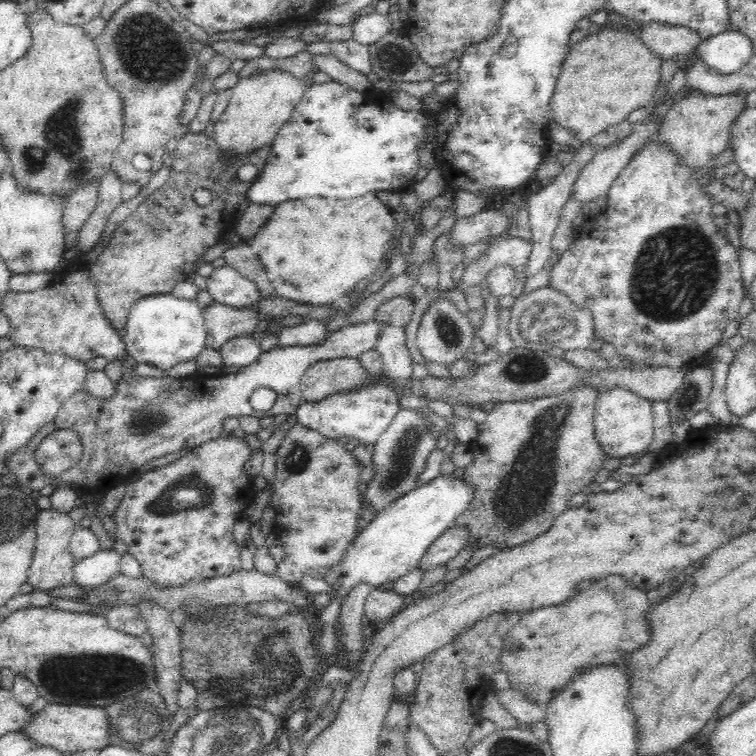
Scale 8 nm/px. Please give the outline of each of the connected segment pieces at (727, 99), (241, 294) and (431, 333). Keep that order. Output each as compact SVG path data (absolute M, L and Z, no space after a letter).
M740 92L724 96L688 94L679 102L670 102L670 109L659 124L658 139L666 143L686 167L696 170L706 168L718 154L728 148L732 124L742 114L746 96L746 93Z
M225 264L216 268L209 278L206 278L207 291L212 299L219 304L235 308L256 306L262 295L260 289L232 266Z
M440 296L428 306L418 327L417 343L420 353L427 361L447 366L463 358L465 352L473 349L474 337L478 332L472 328L466 314L460 313L448 298Z

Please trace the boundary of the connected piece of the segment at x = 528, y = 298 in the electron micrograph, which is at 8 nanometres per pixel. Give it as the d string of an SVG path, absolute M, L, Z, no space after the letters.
M550 286L538 288L528 295L522 292L510 310L512 314L507 328L516 348L547 351L555 345L564 351L584 350L595 340L592 313L575 306L563 292Z

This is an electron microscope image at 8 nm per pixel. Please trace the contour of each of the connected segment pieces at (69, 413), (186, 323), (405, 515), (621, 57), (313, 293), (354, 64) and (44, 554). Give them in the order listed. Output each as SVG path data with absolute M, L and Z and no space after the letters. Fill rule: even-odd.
M371 320L343 326L321 344L277 346L262 352L256 362L242 367L238 372L217 378L197 373L180 379L167 374L161 378L138 377L135 381L126 381L121 377L115 382L115 395L109 399L92 396L82 389L63 402L53 422L40 427L23 447L9 454L4 463L25 489L40 490L47 484L66 486L73 482L86 493L104 492L110 486L116 486L120 476L134 472L134 469L154 458L216 440L224 432L223 421L227 417L252 416L263 419L294 414L304 402L299 381L311 364L328 359L360 357L364 352L376 348L382 327L382 323ZM262 387L272 388L277 394L276 404L268 412L252 410L248 402L250 394ZM59 428L70 428L80 435L82 460L58 476L48 477L37 468L34 451L41 440Z
M156 294L142 298L131 306L125 327L126 336L122 338L122 341L126 344L128 355L135 359L137 363L146 362L164 371L178 364L178 362L196 359L200 352L206 348L203 309L193 299L176 298L171 294Z
M439 474L434 480L418 485L384 506L374 514L373 520L348 544L342 561L322 572L322 578L333 588L337 597L320 610L323 621L320 646L322 656L330 661L336 650L334 623L337 622L342 601L359 582L379 588L384 582L392 582L418 567L420 560L432 542L455 525L456 518L468 508L472 500L472 483L462 477Z
M602 26L598 34L586 36L568 52L550 99L550 118L574 138L589 141L599 132L627 120L633 110L651 104L661 82L662 61L640 40L636 30Z
M372 191L356 200L288 200L272 212L264 226L247 243L264 265L276 296L312 306L332 306L358 282L377 272L386 250L394 241L392 235L396 225L393 209L382 203L377 193Z
M353 38L337 42L314 42L307 44L305 51L311 55L332 55L363 75L368 75L372 72L368 47L356 42Z
M54 509L41 510L36 517L35 522L36 529L36 543L35 543L35 552L34 558L31 562L28 578L26 582L31 584L34 590L40 591L49 591L54 588L67 586L68 584L72 584L73 580L73 566L75 565L74 558L72 557L71 551L69 550L69 542L71 536L74 534L76 529L76 525L72 518L68 515L68 513L63 513Z

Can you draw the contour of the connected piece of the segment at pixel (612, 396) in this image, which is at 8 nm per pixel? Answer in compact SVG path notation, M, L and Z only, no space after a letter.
M614 387L602 391L596 398L594 414L595 437L610 457L626 457L646 451L652 444L654 423L652 402L626 388Z

